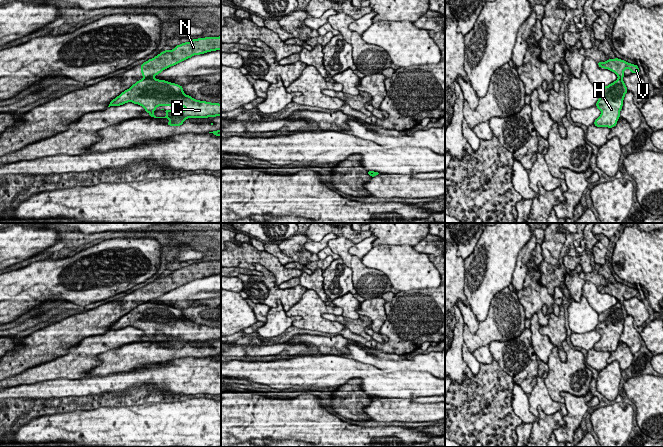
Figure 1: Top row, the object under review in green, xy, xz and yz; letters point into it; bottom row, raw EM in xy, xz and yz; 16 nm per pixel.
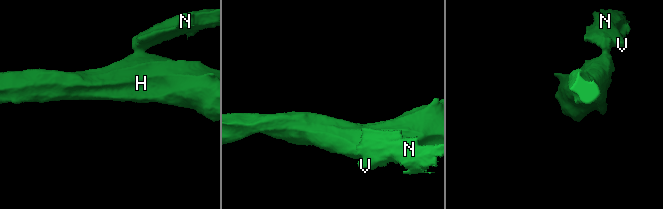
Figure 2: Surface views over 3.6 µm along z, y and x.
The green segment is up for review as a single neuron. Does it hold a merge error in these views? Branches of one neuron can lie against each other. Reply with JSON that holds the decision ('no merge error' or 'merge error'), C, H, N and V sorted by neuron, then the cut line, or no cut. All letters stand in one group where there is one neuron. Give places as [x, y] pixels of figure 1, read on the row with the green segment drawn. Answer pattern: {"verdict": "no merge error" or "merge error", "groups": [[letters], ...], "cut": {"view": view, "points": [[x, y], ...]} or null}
{"verdict": "merge error", "groups": [["C", "H"], ["N", "V"]], "cut": {"view": "xy", "points": [[152, 77], [143, 79]]}}

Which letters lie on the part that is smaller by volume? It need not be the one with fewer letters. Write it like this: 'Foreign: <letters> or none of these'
Foreign: N, V

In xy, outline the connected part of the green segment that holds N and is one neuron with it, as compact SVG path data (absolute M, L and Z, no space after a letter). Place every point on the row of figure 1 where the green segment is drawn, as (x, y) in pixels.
M221 36L193 39L175 46L172 50L165 50L152 59L141 64L143 79L153 78L163 70L174 66L194 55L221 50Z

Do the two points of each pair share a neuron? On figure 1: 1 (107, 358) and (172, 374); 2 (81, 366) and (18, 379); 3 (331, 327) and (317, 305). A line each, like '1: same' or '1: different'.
1: different
2: same
3: same

